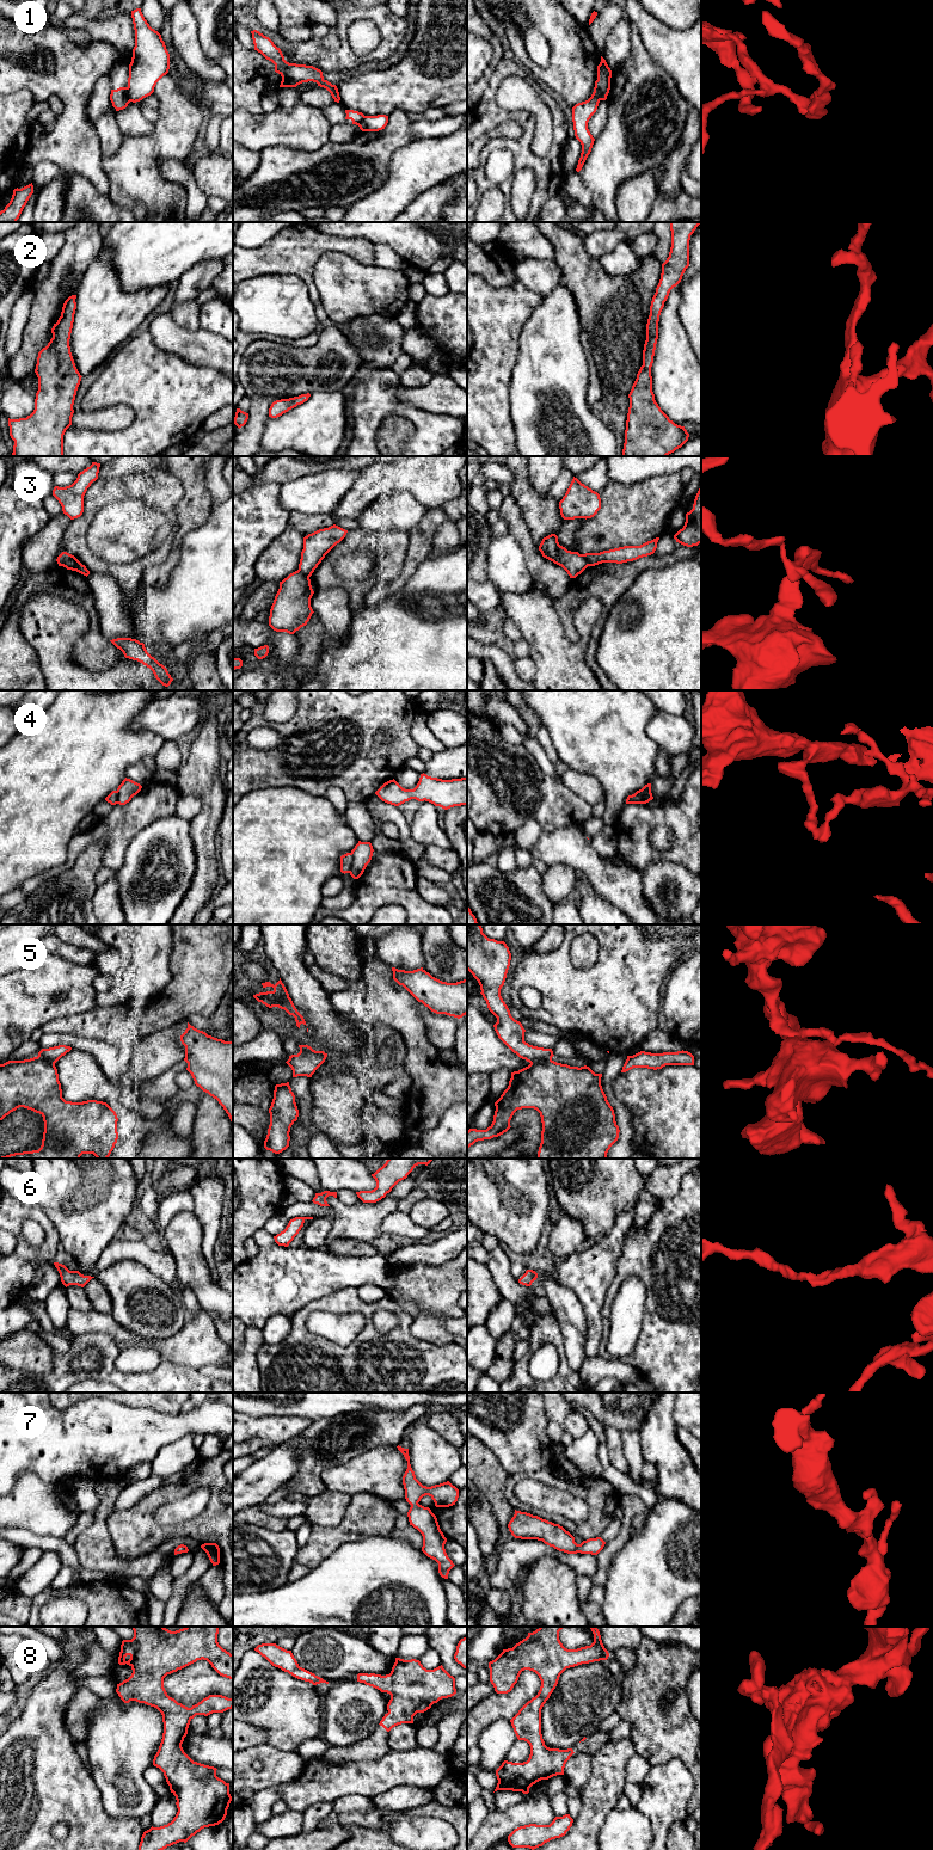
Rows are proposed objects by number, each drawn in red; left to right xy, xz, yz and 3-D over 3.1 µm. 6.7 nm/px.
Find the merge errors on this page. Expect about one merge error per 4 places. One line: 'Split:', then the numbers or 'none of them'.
Split: 1, 3, 4, 5

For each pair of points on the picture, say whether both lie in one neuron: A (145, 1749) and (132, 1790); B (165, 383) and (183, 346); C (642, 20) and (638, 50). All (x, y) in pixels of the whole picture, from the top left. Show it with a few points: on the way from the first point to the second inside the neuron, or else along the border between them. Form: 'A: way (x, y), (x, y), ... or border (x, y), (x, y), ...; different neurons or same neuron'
A: way (134, 1759), (132, 1762), (132, 1780); same neuron
B: border (153, 342), (191, 363), (204, 366); different neurons
C: border (631, 22), (636, 25), (644, 48), (655, 61); different neurons

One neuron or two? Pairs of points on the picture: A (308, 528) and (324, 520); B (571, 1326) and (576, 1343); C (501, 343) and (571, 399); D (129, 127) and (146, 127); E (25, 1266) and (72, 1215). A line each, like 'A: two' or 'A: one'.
A: one
B: one
C: two
D: one
E: two

